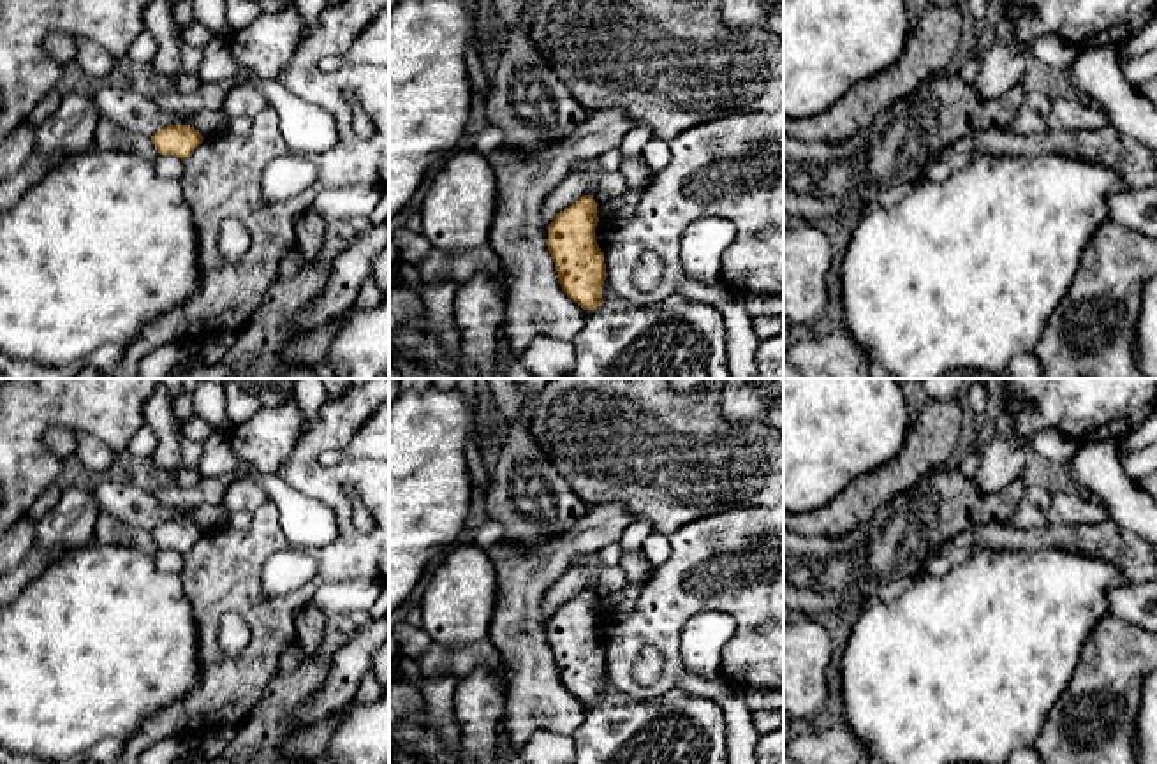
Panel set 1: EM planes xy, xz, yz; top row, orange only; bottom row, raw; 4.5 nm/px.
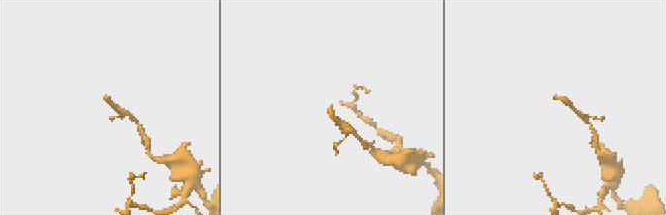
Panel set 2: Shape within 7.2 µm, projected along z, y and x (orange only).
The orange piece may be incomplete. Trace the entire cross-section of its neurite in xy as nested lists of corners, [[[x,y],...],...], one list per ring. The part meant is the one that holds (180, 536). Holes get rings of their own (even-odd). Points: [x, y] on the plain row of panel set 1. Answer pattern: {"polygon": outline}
{"polygon": [[[167,519],[151,530],[151,537],[160,549],[173,549],[181,555],[190,551],[203,533],[190,519]]]}

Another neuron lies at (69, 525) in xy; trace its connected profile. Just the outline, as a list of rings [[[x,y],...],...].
[[[77,486],[63,489],[33,530],[33,546],[48,555],[48,567],[93,542],[99,516],[100,509],[92,489]]]

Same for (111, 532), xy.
[[[100,512],[99,516],[93,542],[106,546],[136,546],[151,558],[160,549],[150,532],[125,525],[106,512]]]

